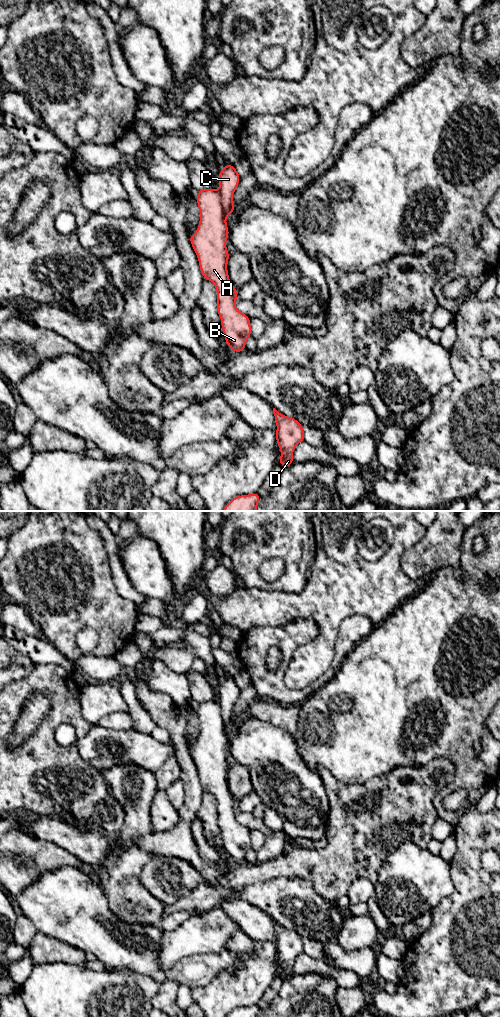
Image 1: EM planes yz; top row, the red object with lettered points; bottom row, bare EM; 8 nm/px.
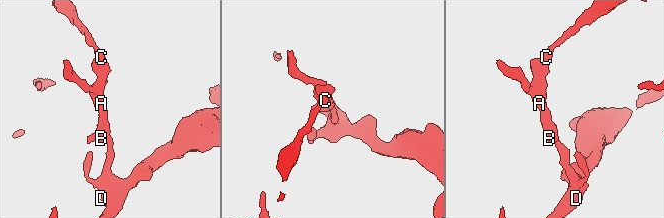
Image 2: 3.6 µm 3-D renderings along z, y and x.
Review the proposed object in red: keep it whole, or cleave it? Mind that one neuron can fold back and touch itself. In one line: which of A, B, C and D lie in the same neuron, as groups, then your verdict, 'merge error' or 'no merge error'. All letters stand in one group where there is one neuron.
groups A B D / C; merge error

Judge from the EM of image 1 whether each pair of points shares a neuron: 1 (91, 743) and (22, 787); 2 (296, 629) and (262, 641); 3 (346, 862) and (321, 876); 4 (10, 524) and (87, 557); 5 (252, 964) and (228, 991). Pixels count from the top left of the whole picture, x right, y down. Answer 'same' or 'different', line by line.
1: different
2: same
3: same
4: different
5: same

